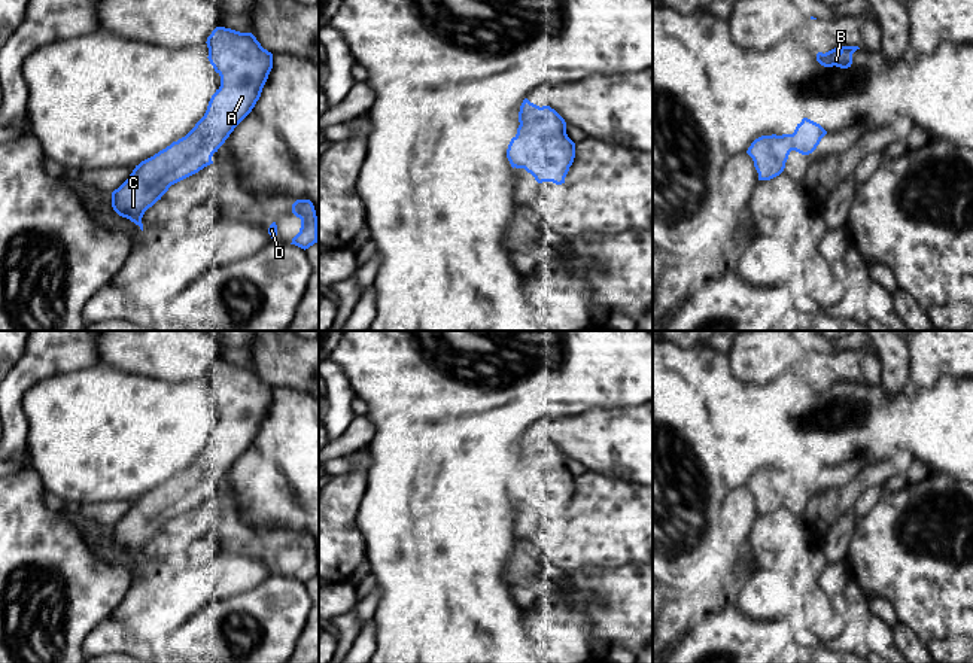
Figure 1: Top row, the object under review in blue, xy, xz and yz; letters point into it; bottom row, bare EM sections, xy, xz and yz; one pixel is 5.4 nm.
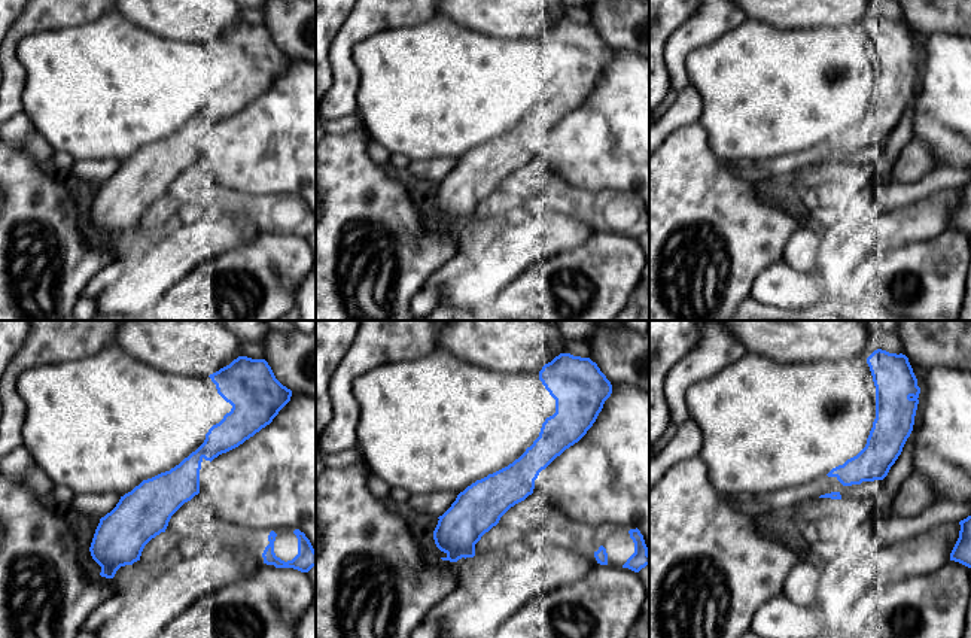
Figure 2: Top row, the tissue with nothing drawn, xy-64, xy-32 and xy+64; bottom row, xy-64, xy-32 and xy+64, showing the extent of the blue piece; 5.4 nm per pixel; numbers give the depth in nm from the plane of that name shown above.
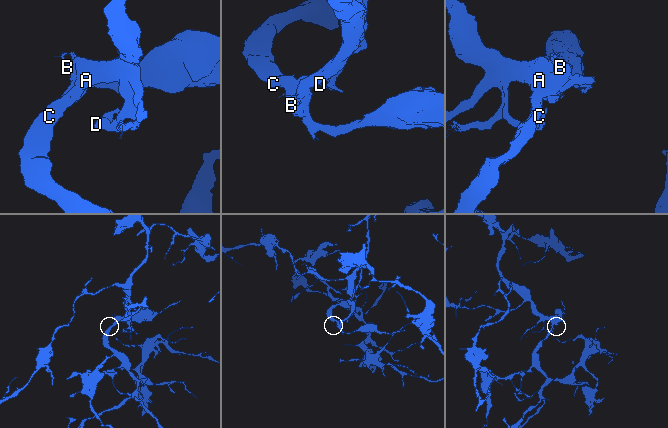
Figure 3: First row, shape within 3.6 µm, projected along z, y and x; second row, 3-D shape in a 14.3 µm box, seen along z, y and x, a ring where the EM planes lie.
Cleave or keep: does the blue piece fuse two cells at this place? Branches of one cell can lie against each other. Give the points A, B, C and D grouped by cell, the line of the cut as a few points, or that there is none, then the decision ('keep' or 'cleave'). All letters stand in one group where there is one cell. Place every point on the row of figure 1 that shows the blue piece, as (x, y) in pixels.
A B C D | no cut | keep

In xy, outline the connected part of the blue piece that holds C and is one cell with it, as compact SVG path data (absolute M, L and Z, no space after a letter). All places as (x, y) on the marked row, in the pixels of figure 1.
M216 27L206 43L207 58L221 76L221 86L212 95L204 116L185 137L136 165L130 177L112 192L113 210L139 225L142 231L145 212L161 200L171 185L213 164L213 153L252 112L273 69L273 54L264 49L252 33Z

